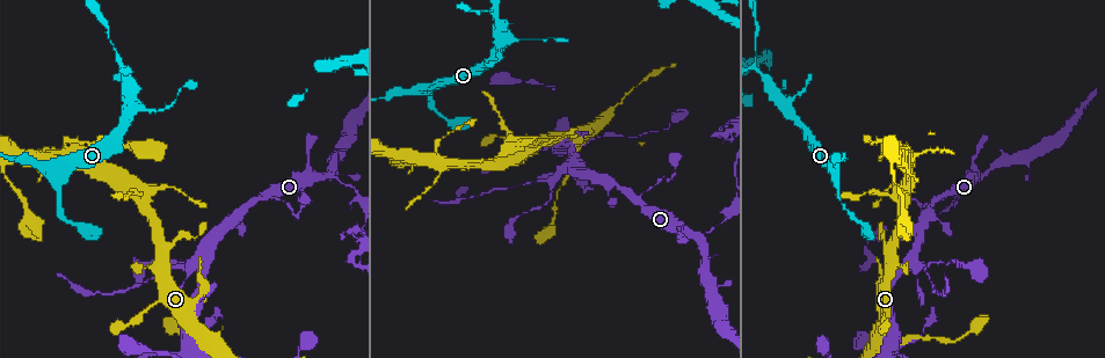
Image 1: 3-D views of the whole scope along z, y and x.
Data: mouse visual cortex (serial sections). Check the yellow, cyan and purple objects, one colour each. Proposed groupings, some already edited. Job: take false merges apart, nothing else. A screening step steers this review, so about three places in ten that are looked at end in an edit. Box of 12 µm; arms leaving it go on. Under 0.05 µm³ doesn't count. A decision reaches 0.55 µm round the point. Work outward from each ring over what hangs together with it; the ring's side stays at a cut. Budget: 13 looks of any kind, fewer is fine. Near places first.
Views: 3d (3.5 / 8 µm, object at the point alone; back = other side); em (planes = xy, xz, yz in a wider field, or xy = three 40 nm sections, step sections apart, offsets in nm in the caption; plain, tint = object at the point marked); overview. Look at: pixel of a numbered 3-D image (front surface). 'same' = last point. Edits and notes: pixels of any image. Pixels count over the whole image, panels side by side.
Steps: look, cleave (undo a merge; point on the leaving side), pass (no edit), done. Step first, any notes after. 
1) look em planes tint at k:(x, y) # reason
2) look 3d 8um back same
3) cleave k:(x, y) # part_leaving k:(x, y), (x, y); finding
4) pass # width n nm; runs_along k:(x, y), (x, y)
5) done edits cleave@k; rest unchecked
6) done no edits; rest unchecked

look 3d 3.5um at 1:(503, 40) # branch point

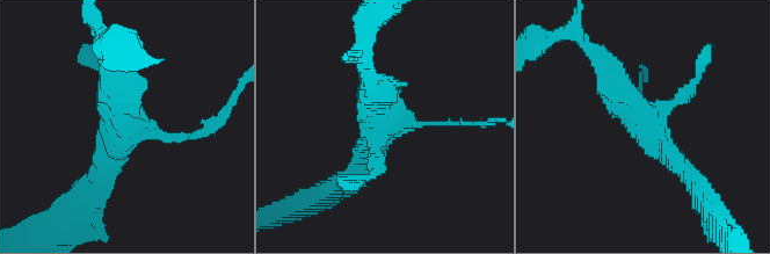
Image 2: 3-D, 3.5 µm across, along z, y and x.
look em xy step 2 tint at 2:(381, 130) # shape alone is not enough

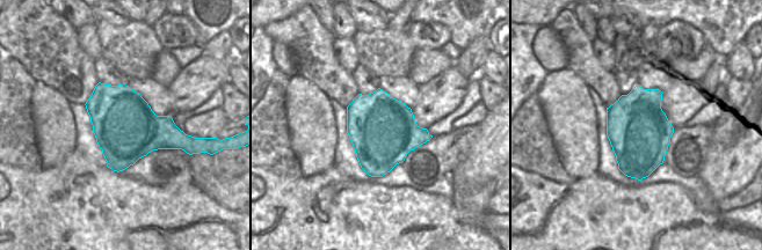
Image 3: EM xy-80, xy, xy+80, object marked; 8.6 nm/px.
pass # all the same cell

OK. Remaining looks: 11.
look 3d 3.5um at 1:(61, 171)

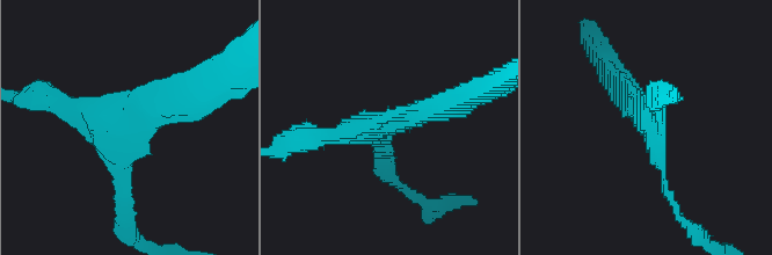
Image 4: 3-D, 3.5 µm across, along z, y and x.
pass # runs_along 4:(201, 88), (118, 138), (125, 198); continuous, no second cell

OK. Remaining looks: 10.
look 3d 3.5um at 1:(883, 337) # arms part here

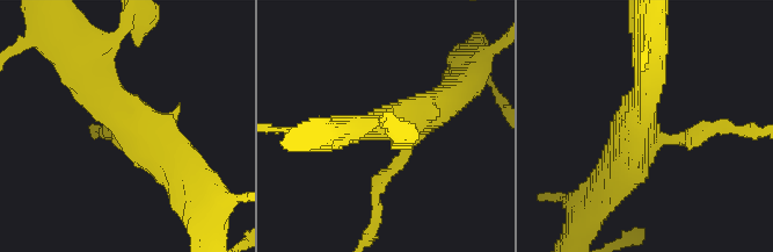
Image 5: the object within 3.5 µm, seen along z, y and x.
look em planes tint at 5:(641, 126) # arms 3; arm_widths 200, 350, 500 nm; need the tissue

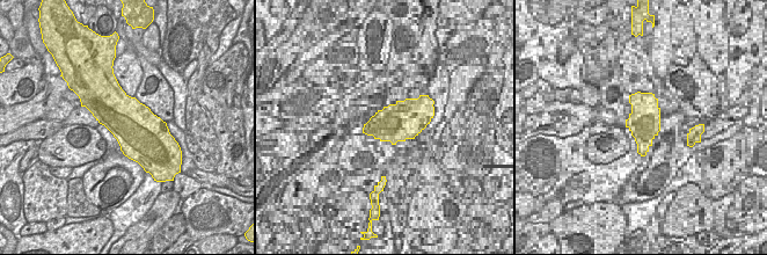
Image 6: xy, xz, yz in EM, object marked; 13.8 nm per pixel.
pass # continuous, no second cell

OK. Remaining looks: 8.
look 3d 8um at 1:(325, 178) # thin arm on a thick one

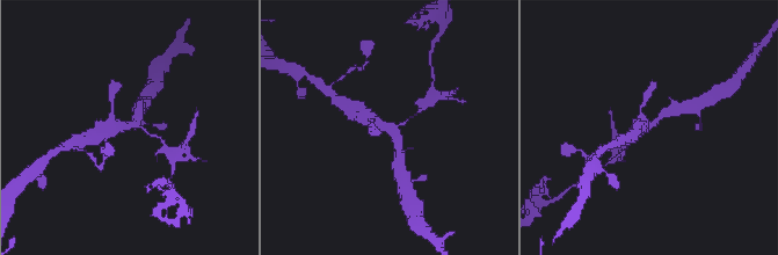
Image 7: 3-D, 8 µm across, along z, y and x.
look em xy step 5 tint at 7:(391, 132) # arms 3; arm_widths 100, 300, 450 nm; now the EM

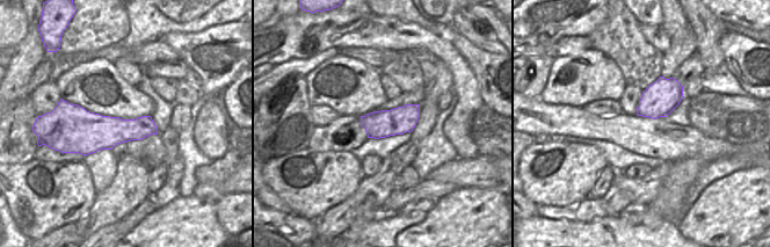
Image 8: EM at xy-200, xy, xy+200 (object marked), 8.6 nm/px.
cleave 7:(422, 107) # part_leaving 7:(399, 124), (423, 109), (424, 101); a second cell is stuck on

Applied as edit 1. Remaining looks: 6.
look 3d 8um back at 1:(639, 200) # side arm on a straight run

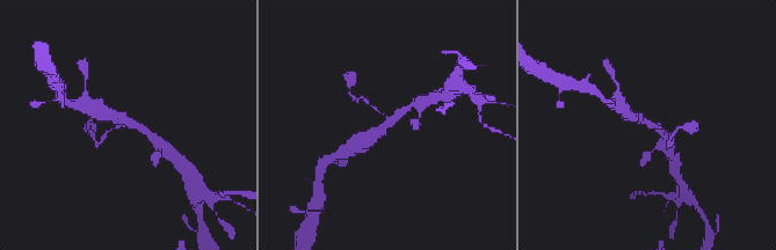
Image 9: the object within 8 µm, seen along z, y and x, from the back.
look em xy step 1 tint at 9:(648, 123) # arms 3; arm_widths 100, 250, 350 nm

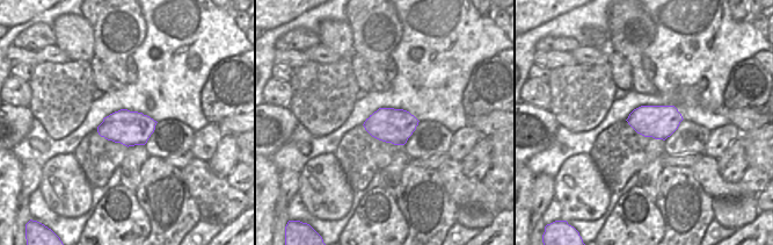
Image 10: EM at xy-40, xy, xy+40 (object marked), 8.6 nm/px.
pass # one cell here

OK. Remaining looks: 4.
done edits cleave@7; rest unchecked

